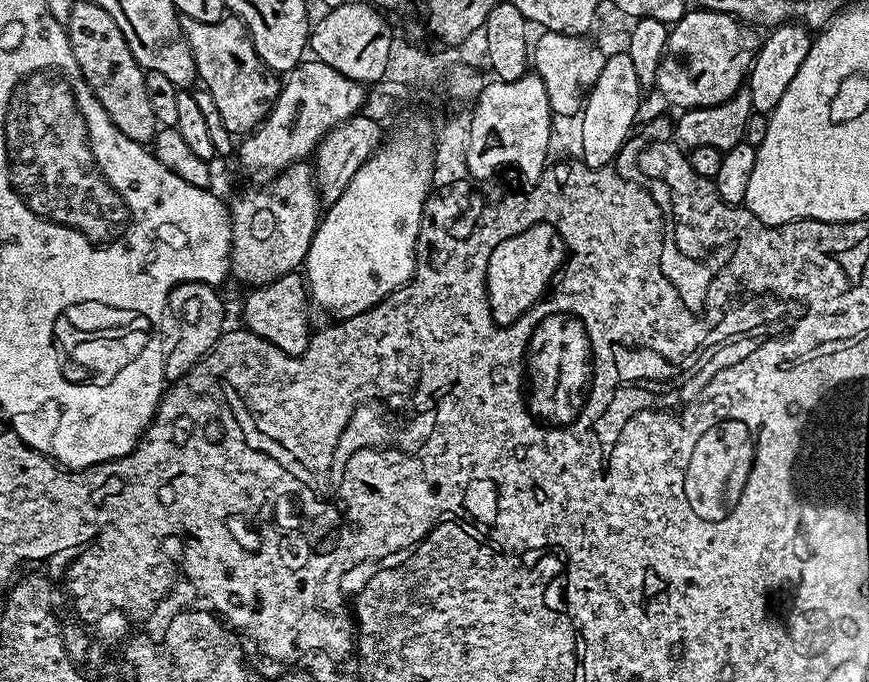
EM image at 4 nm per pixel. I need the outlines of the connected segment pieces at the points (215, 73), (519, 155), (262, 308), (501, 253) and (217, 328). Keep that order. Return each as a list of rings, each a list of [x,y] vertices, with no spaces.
[[[232,14],[225,15],[224,19],[213,24],[191,20],[188,16],[180,16],[179,21],[196,63],[199,83],[213,96],[213,109],[220,115],[226,130],[231,134],[238,134],[238,132],[247,134],[257,128],[268,117],[268,112],[274,106],[276,95],[280,93],[281,81],[277,73],[268,71],[258,58],[243,22]]]
[[[525,74],[514,82],[493,79],[485,83],[470,111],[466,166],[473,181],[488,180],[499,168],[517,168],[528,182],[541,176],[549,163],[548,143],[552,140],[554,113],[540,76]]]
[[[299,271],[287,272],[263,286],[256,286],[244,300],[244,324],[248,332],[258,334],[261,340],[278,346],[287,356],[301,356],[308,349],[310,327],[308,308],[310,297],[305,277]]]
[[[537,221],[527,225],[522,231],[515,231],[508,239],[504,239],[502,244],[495,247],[493,254],[488,256],[487,264],[487,294],[488,305],[490,306],[491,316],[500,327],[508,327],[535,307],[547,293],[551,282],[559,273],[566,260],[566,249],[564,239],[557,234],[553,223],[549,221]]]
[[[197,281],[180,284],[169,292],[169,313],[174,316],[178,330],[173,346],[171,343],[165,353],[164,377],[167,381],[174,382],[184,376],[202,354],[211,352],[213,345],[219,343],[224,332],[224,306],[217,292],[215,287]]]

